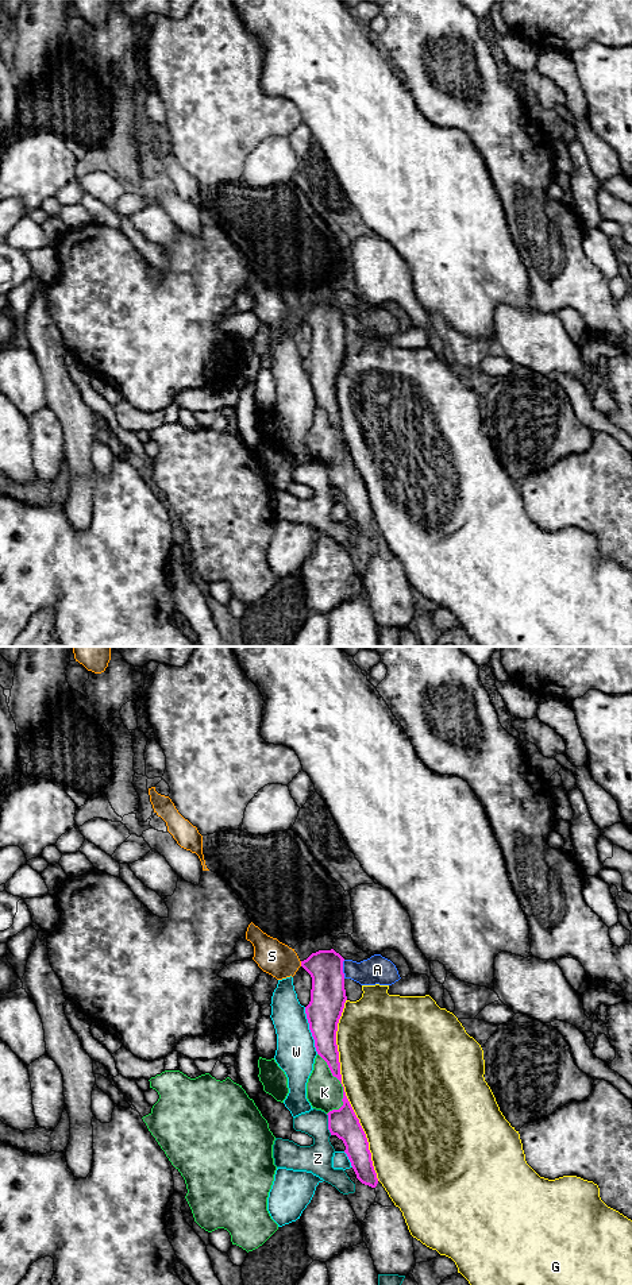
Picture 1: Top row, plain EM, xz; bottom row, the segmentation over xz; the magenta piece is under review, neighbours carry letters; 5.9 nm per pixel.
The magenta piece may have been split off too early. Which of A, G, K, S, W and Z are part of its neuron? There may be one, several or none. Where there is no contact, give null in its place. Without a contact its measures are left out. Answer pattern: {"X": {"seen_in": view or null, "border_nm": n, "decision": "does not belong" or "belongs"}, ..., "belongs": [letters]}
{"A": {"seen_in": "xz", "border_nm": 110, "decision": "does not belong"}, "G": {"seen_in": "xz", "border_nm": 1100, "decision": "does not belong"}, "K": {"seen_in": "xz", "border_nm": 380, "decision": "does not belong"}, "S": {"seen_in": "xz", "border_nm": 30, "decision": "does not belong"}, "W": {"seen_in": "xz", "border_nm": 300, "decision": "does not belong"}, "Z": {"seen_in": "xz", "border_nm": 130, "decision": "does not belong"}, "belongs": []}

